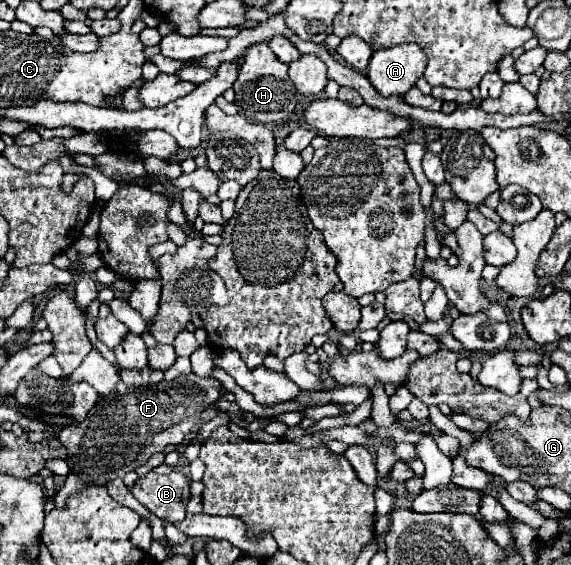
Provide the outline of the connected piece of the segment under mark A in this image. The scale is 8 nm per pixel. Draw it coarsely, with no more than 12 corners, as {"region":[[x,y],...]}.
{"region":[[417,44],[377,50],[367,78],[383,96],[403,96],[423,76]]}

